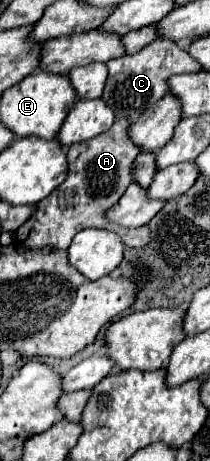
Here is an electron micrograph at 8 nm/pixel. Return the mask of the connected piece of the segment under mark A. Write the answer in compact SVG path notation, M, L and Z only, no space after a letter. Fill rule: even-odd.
M119 119L113 123L113 127L109 131L105 131L103 135L89 139L89 141L81 141L81 143L73 143L67 151L67 159L69 159L69 173L67 173L67 181L63 185L59 185L59 189L55 189L55 193L51 193L51 197L45 197L43 201L39 201L35 215L29 219L29 223L25 223L19 231L17 231L17 239L19 243L27 245L27 247L55 247L55 249L67 249L71 245L71 239L75 237L75 233L79 233L81 229L87 227L99 227L99 229L107 229L107 231L115 231L121 235L123 245L127 247L145 247L151 241L151 233L147 227L137 227L137 229L129 229L117 223L107 221L105 213L119 203L121 195L125 193L125 189L129 187L129 183L133 183L133 161L135 157L141 153L141 149L129 139L129 119Z

